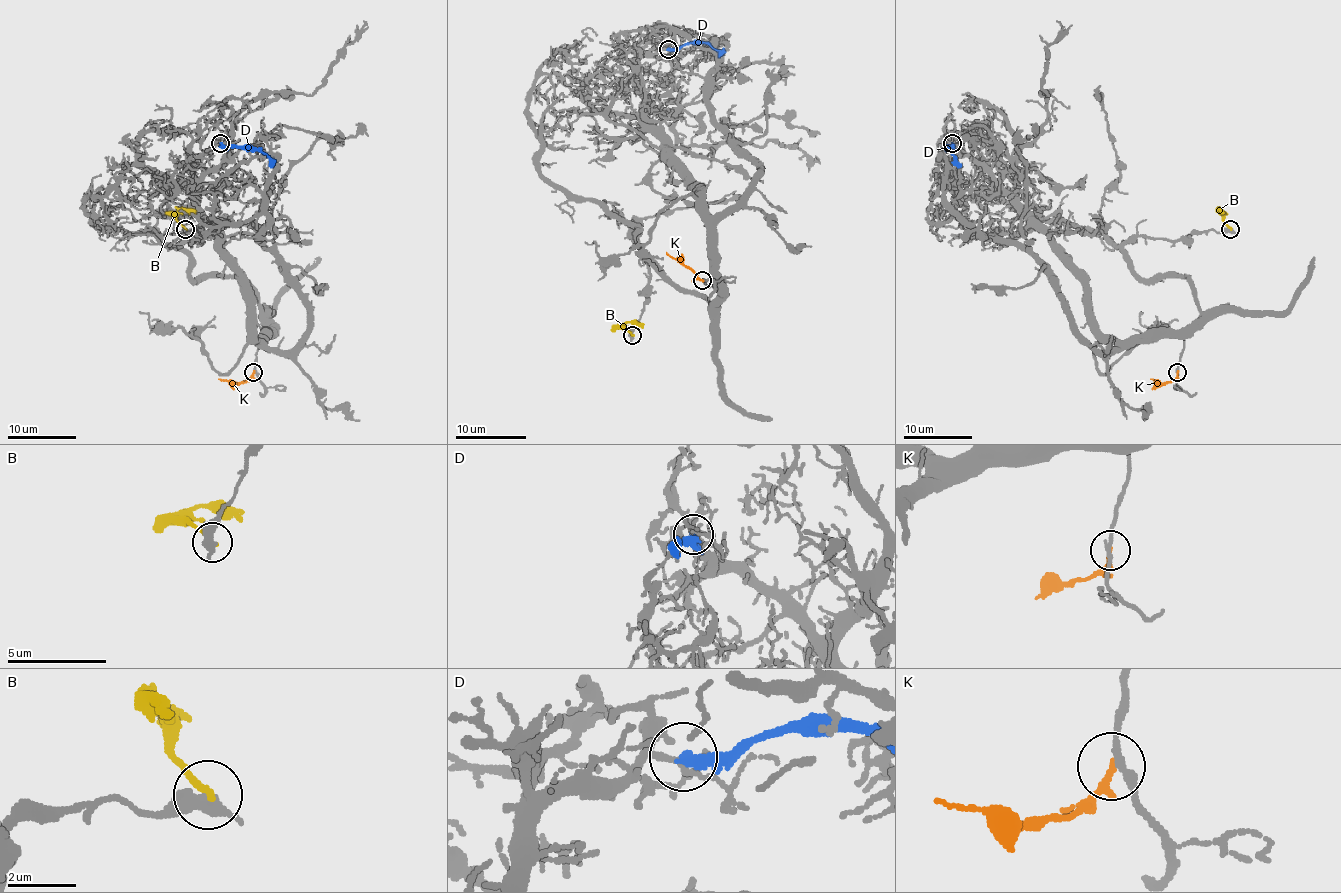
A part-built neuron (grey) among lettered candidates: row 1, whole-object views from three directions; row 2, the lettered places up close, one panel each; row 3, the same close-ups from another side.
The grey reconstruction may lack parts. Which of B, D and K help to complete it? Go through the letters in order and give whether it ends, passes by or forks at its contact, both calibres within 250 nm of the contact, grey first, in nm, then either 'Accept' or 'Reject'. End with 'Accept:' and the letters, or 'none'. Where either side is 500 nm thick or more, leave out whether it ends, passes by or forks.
B: Thickness 600 nm (grey) against 200 nm. Reject
D: It ends there. Thickness 170 nm (grey) against 340 nm. Reject
K: It ends there. Thickness 240 nm (grey) against 240 nm. Reject
Accept: none

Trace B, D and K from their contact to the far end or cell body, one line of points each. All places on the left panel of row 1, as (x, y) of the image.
B: (186, 229), (177, 219), (177, 212), (191, 209), (196, 214)
D: (220, 144), (259, 149), (273, 168)
K: (254, 372), (244, 383), (218, 379)

